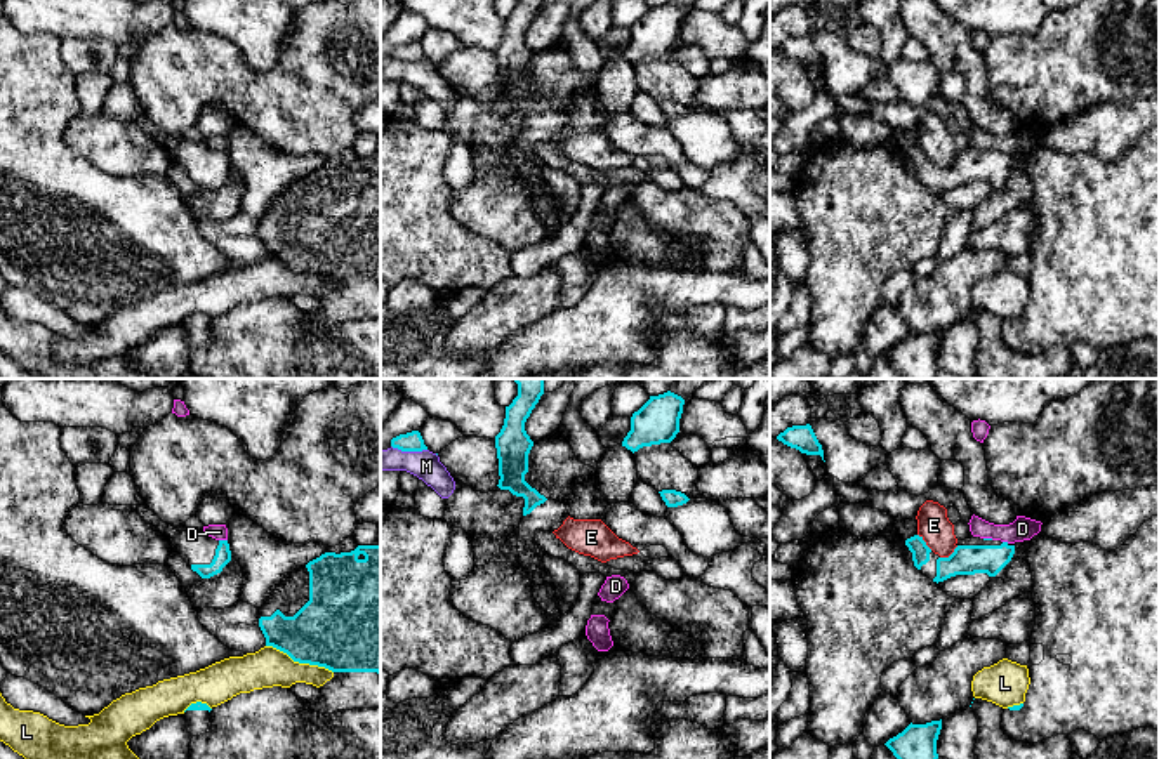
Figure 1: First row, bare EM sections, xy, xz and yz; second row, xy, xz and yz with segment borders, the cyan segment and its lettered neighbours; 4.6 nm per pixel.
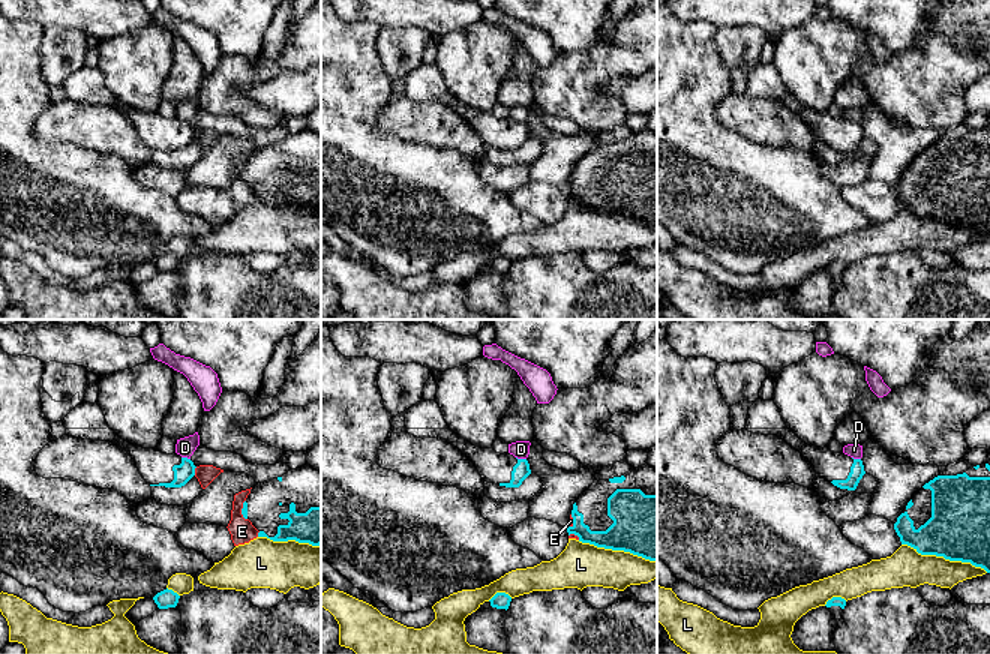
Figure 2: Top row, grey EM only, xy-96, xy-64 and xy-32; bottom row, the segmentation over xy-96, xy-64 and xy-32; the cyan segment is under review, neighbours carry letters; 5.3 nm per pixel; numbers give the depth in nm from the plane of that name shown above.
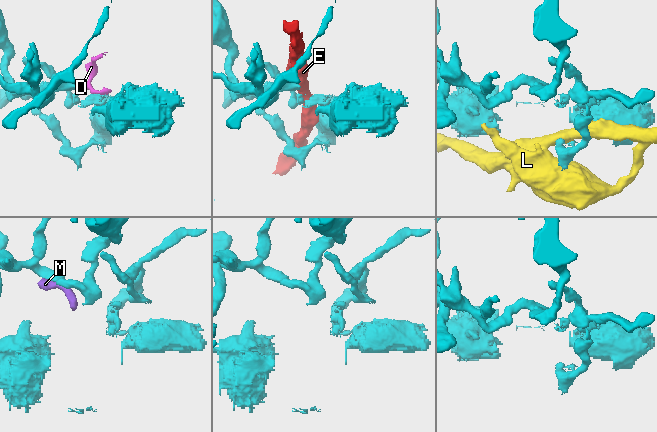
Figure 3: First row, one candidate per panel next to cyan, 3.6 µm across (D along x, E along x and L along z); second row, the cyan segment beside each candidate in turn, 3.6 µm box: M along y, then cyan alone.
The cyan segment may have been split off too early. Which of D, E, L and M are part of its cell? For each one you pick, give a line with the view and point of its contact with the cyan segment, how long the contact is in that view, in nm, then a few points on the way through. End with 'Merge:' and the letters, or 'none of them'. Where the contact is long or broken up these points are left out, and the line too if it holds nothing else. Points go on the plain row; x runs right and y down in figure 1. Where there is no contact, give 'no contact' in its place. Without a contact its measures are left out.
Merge: none of them

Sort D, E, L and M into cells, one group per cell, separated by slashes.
D / E / L / M

